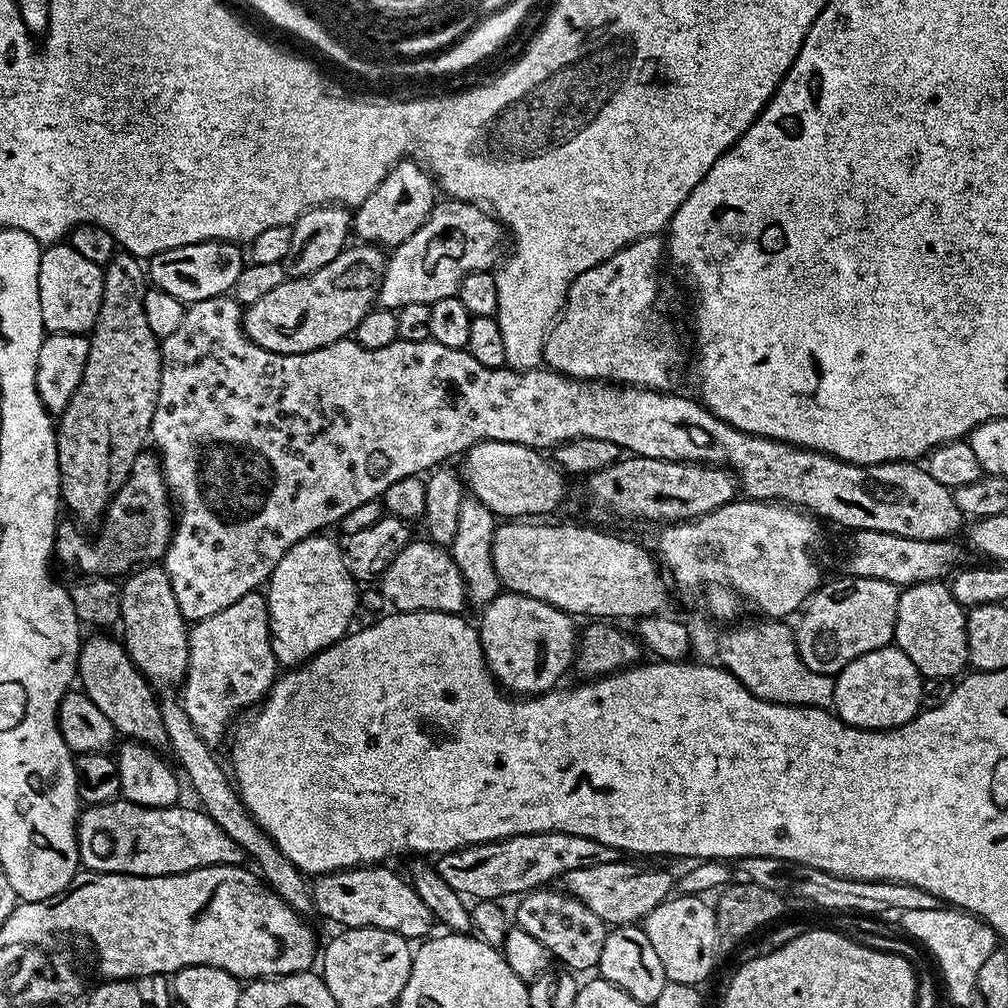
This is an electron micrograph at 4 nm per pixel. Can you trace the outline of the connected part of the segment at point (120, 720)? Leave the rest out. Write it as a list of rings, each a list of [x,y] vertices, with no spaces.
[[[92,636],[83,641],[80,645],[80,662],[78,665],[78,684],[82,691],[110,718],[110,722],[116,728],[121,737],[137,744],[146,744],[150,748],[163,749],[168,743],[166,726],[162,726],[162,714],[160,713],[160,702],[153,685],[145,676],[136,669],[134,662],[128,657],[128,651],[124,649],[119,639],[111,640],[108,636]]]

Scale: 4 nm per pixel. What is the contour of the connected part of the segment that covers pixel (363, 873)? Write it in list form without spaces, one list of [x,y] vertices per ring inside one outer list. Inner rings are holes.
[[[361,866],[343,868],[341,872],[328,872],[311,881],[315,911],[328,920],[346,928],[377,928],[390,930],[410,942],[420,942],[433,935],[434,917],[430,906],[418,898],[407,879],[404,880],[388,866]]]

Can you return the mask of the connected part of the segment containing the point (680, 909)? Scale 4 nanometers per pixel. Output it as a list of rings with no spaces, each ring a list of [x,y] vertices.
[[[676,894],[661,902],[654,910],[650,910],[650,914],[642,921],[646,938],[650,938],[658,959],[662,961],[662,970],[666,970],[668,979],[673,984],[703,985],[703,980],[711,974],[712,967],[716,964],[716,944],[718,945],[716,910],[709,901],[708,904],[706,901],[704,896]]]

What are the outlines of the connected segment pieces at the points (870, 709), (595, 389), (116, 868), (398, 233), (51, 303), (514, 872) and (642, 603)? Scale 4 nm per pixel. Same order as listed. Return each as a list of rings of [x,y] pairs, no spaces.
[[[895,646],[870,650],[862,658],[854,658],[835,677],[832,708],[841,720],[855,728],[883,730],[910,722],[922,711],[924,680],[919,670]]]
[[[229,294],[226,296],[215,296],[214,298],[206,298],[202,302],[194,302],[187,305],[184,309],[184,317],[182,323],[178,325],[178,330],[174,330],[174,334],[163,337],[160,346],[160,361],[162,362],[162,374],[160,375],[160,393],[158,394],[158,402],[154,410],[154,418],[152,419],[152,427],[150,429],[151,443],[156,443],[155,451],[160,458],[160,466],[164,470],[164,480],[168,483],[169,493],[174,501],[175,507],[178,509],[178,515],[174,520],[174,531],[172,533],[172,541],[168,544],[168,550],[164,553],[162,567],[170,578],[170,586],[173,587],[174,596],[177,598],[178,609],[180,609],[185,621],[195,622],[202,618],[210,618],[210,614],[218,614],[218,610],[226,610],[226,606],[230,606],[234,602],[238,602],[238,598],[242,598],[246,594],[257,591],[261,586],[267,585],[268,579],[272,576],[274,566],[278,566],[278,562],[282,562],[282,558],[286,554],[286,550],[290,550],[290,546],[294,546],[298,542],[302,542],[308,536],[314,536],[328,530],[328,527],[339,525],[340,520],[344,515],[349,514],[350,511],[355,510],[364,502],[371,500],[379,500],[383,497],[386,490],[390,490],[390,486],[394,486],[394,482],[400,481],[401,478],[407,476],[420,476],[427,473],[429,470],[436,468],[437,465],[443,465],[445,462],[451,461],[451,456],[459,457],[461,454],[468,451],[476,444],[481,444],[487,440],[494,442],[514,442],[521,444],[527,448],[534,448],[537,450],[552,450],[557,444],[564,444],[568,440],[577,440],[578,438],[604,438],[606,442],[614,442],[625,453],[634,456],[645,456],[646,458],[658,458],[659,460],[685,460],[687,464],[710,464],[727,468],[729,472],[733,473],[738,481],[739,487],[742,489],[743,495],[749,500],[766,500],[769,502],[779,502],[781,504],[789,505],[793,508],[801,509],[813,517],[819,518],[821,521],[829,520],[832,524],[841,524],[847,530],[855,530],[861,532],[862,530],[878,530],[886,534],[898,534],[906,538],[914,538],[915,540],[947,540],[955,537],[956,531],[960,527],[963,529],[966,524],[966,517],[962,510],[958,510],[958,506],[952,497],[952,489],[942,486],[942,482],[937,482],[935,478],[930,478],[927,467],[921,466],[916,462],[905,462],[902,460],[895,460],[894,462],[886,462],[885,464],[851,464],[845,460],[839,460],[833,456],[827,456],[824,452],[814,452],[810,448],[797,448],[795,444],[784,444],[780,440],[771,440],[765,436],[749,436],[747,432],[738,430],[734,426],[730,426],[726,422],[722,422],[722,418],[718,418],[713,412],[705,408],[699,399],[693,398],[691,400],[688,396],[676,396],[680,394],[673,394],[672,392],[656,392],[653,388],[633,388],[631,386],[621,386],[611,382],[592,382],[587,380],[574,380],[570,376],[564,376],[560,372],[553,372],[547,366],[541,366],[530,370],[529,372],[517,370],[510,367],[491,368],[490,366],[482,366],[482,362],[478,362],[478,358],[474,358],[467,350],[463,348],[451,348],[450,346],[442,346],[442,342],[437,340],[423,340],[422,342],[406,342],[405,340],[397,339],[390,346],[382,346],[378,350],[370,350],[366,346],[362,346],[355,340],[349,338],[347,340],[339,340],[330,346],[322,346],[318,350],[310,350],[306,354],[278,354],[270,350],[262,350],[262,346],[253,344],[252,339],[244,333],[244,308],[237,302],[236,297]]]
[[[126,799],[85,807],[77,817],[76,839],[79,842],[81,865],[87,871],[126,873],[128,876],[158,877],[186,873],[208,865],[238,865],[243,867],[248,860],[247,852],[212,818],[201,809],[188,808],[183,804],[170,807],[150,808],[130,803]]]
[[[411,158],[399,160],[378,187],[361,204],[355,205],[352,232],[357,241],[391,250],[427,222],[437,203],[438,188],[427,171]]]
[[[57,242],[47,245],[40,253],[38,266],[38,302],[42,306],[45,333],[91,333],[98,318],[103,285],[103,267],[78,254],[71,243]]]
[[[539,832],[446,852],[435,861],[434,867],[442,882],[446,882],[446,886],[465,898],[473,901],[503,901],[504,896],[516,898],[525,892],[534,892],[538,888],[551,885],[570,870],[586,870],[590,866],[617,863],[621,856],[619,850],[594,838],[582,838],[578,834],[565,832]]]
[[[504,522],[497,527],[493,564],[507,591],[538,598],[573,618],[639,618],[667,609],[670,584],[660,577],[657,557],[649,549],[580,524],[544,523]]]

